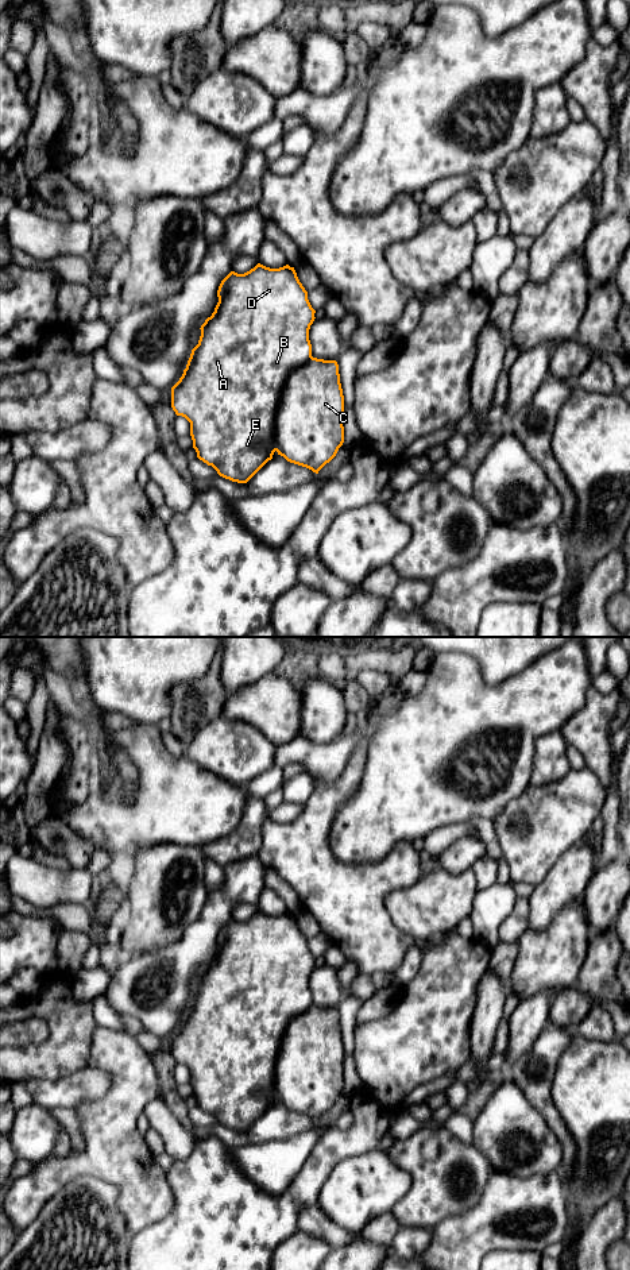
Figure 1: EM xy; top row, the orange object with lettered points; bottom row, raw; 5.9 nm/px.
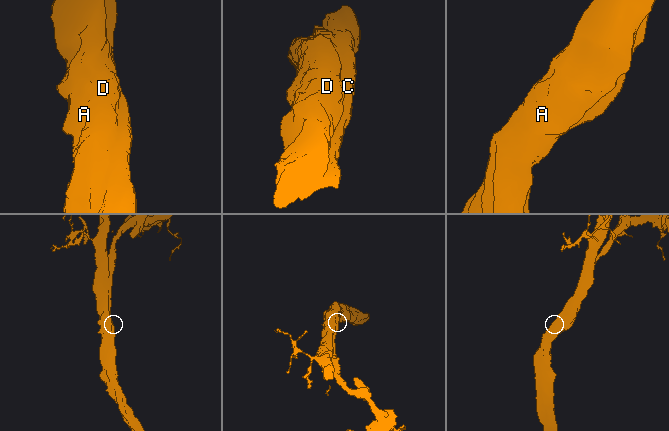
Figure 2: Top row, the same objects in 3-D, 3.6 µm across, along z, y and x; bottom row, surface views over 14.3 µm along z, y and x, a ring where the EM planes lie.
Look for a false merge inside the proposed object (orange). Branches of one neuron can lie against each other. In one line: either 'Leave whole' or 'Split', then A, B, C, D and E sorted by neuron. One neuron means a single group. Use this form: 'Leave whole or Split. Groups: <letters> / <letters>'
Leave whole. Groups: A B C D E

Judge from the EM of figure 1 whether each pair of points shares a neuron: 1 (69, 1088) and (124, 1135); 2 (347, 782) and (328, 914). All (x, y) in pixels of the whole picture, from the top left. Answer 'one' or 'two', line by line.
1: two
2: one

